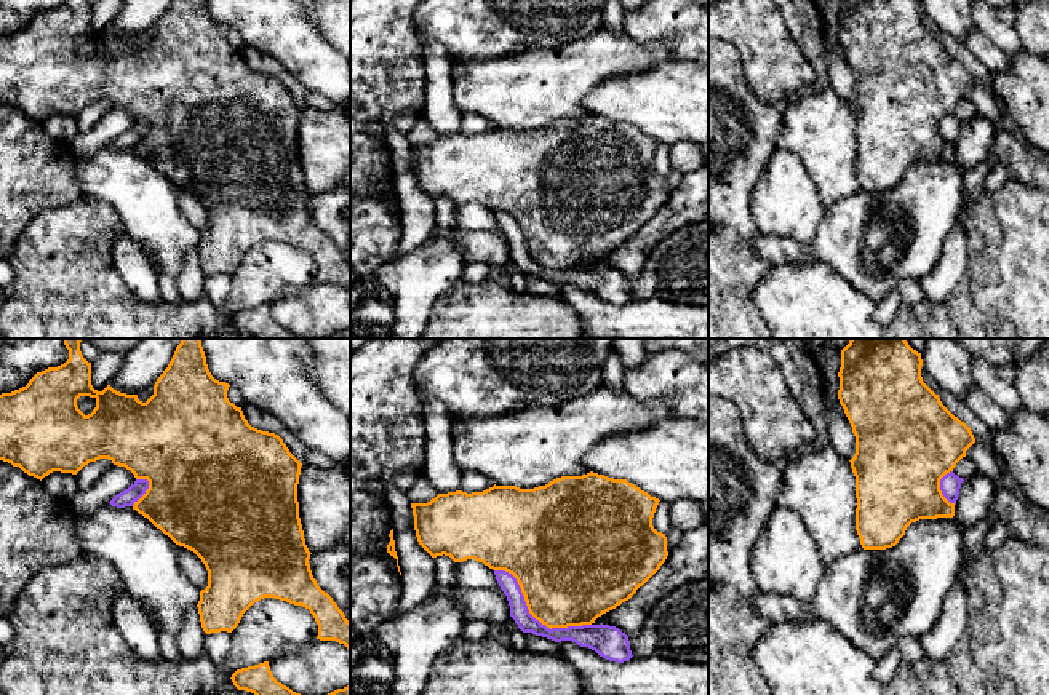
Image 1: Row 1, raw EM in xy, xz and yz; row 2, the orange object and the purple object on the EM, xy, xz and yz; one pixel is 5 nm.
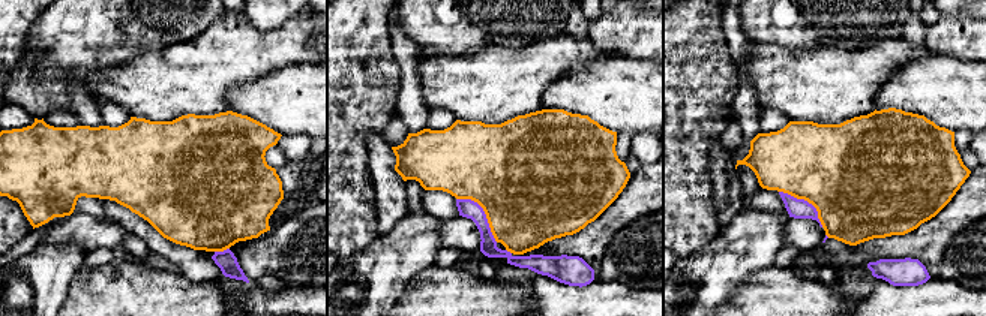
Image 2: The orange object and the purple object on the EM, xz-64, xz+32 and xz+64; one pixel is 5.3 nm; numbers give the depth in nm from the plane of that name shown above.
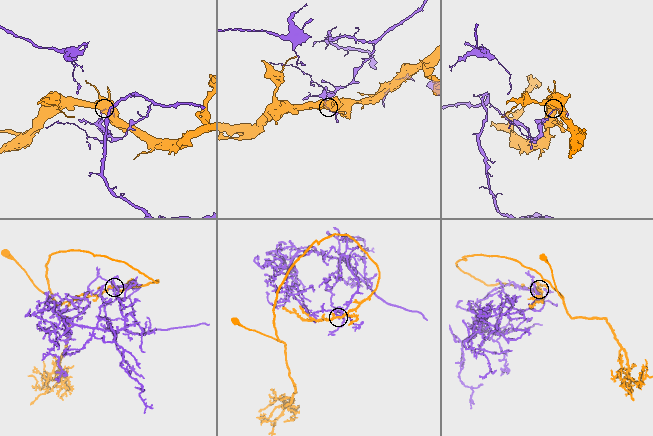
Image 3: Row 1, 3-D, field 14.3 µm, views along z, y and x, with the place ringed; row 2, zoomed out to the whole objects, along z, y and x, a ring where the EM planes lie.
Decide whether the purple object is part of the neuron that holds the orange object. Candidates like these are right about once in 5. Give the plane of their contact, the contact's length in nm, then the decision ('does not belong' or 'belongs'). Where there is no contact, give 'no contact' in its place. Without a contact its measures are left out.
xz | 550 nm | does not belong

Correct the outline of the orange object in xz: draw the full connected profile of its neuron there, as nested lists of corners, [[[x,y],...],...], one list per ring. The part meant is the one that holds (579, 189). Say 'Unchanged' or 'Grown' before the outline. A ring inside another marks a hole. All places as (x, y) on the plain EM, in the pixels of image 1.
Unchanged. [[[590,113],[582,118],[561,118],[545,128],[539,128],[534,131],[520,131],[517,128],[494,126],[493,129],[483,134],[467,136],[462,133],[456,133],[448,136],[438,136],[427,145],[411,145],[411,150],[417,184],[432,200],[445,197],[449,198],[454,205],[475,201],[493,212],[505,212],[512,216],[521,230],[529,256],[542,267],[552,272],[595,265],[598,259],[628,243],[636,235],[636,232],[643,228],[660,211],[660,208],[668,198],[668,193],[665,176],[657,174],[652,168],[652,160],[659,144],[659,141],[651,139],[648,134],[641,133],[627,121],[614,121]]]

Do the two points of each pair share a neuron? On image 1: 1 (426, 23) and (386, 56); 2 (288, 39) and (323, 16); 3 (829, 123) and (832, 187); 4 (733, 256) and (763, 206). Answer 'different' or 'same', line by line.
1: different
2: different
3: same
4: different

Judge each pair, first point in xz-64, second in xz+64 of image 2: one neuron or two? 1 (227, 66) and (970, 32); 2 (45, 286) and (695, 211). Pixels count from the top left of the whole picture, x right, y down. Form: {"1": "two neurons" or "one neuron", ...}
{"1": "two neurons", "2": "two neurons"}

